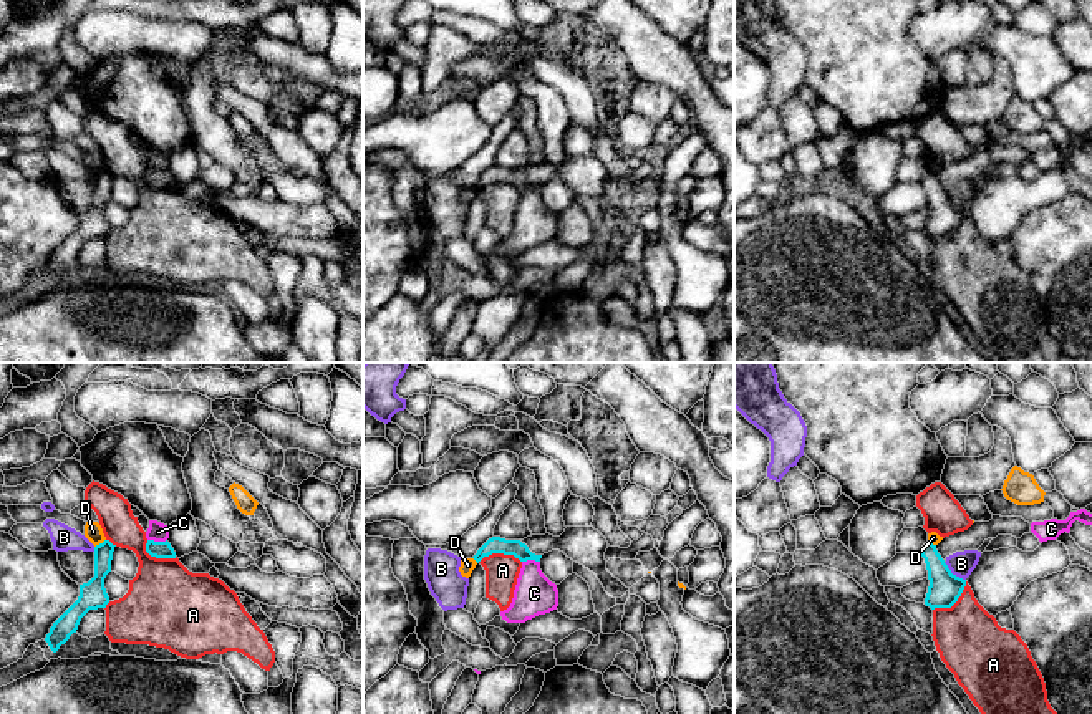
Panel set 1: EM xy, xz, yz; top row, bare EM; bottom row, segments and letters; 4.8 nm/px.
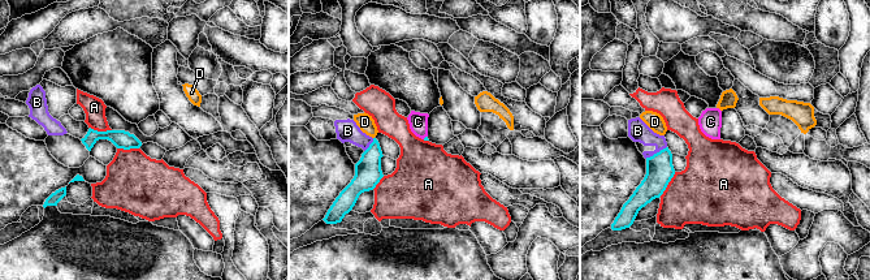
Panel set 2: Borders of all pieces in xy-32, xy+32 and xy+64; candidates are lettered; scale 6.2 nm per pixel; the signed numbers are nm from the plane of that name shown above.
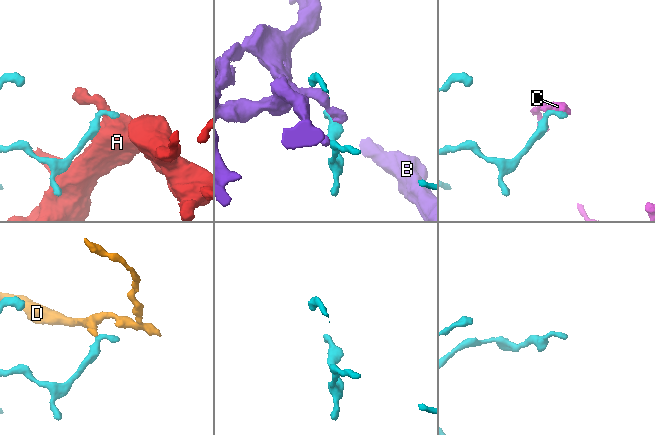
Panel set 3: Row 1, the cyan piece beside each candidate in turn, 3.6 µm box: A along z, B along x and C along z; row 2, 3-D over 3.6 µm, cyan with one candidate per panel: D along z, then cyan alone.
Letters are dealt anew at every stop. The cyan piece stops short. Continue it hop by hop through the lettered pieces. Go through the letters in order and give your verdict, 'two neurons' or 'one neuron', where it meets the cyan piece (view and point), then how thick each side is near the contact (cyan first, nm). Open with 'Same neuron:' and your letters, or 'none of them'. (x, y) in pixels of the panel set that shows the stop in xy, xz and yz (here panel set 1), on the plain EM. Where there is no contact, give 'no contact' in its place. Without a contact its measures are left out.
Same neuron: none of them
A: two neurons; contact xz (499, 181); calibres 80 and 160 nm
B: two neurons; contact yz (951, 202); calibres 160 and 120 nm
C: two neurons; contact xy (158, 171); calibres 80 and 90 nm
D: two neurons; contact xy (100, 173); calibres 130 and 90 nm

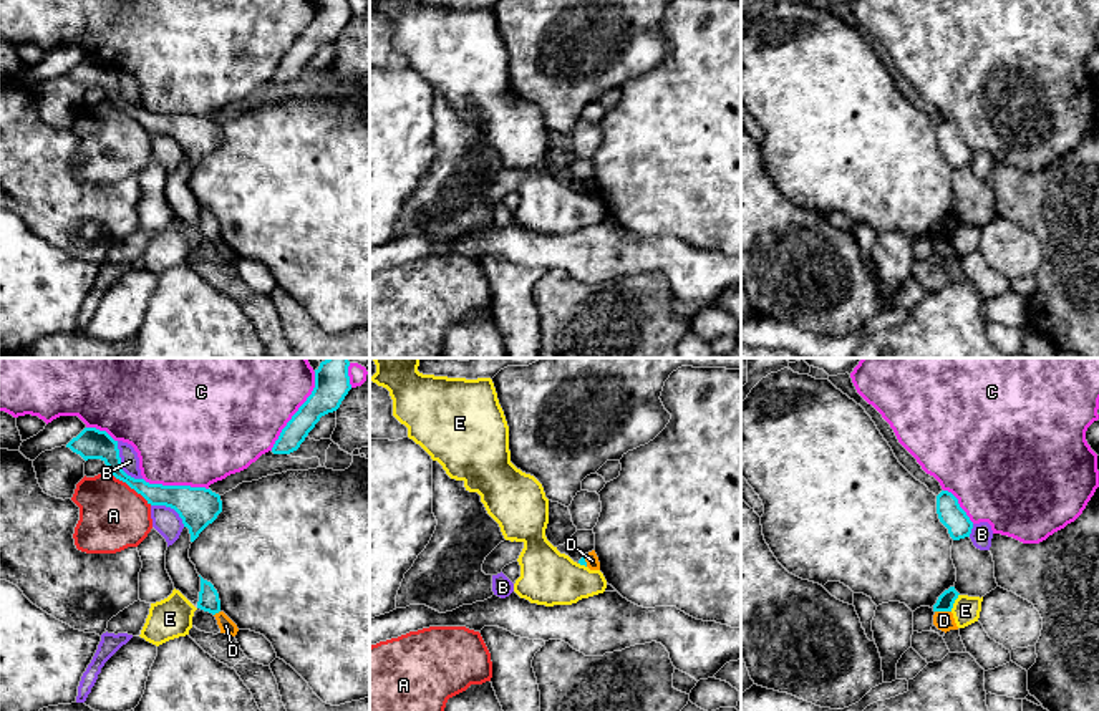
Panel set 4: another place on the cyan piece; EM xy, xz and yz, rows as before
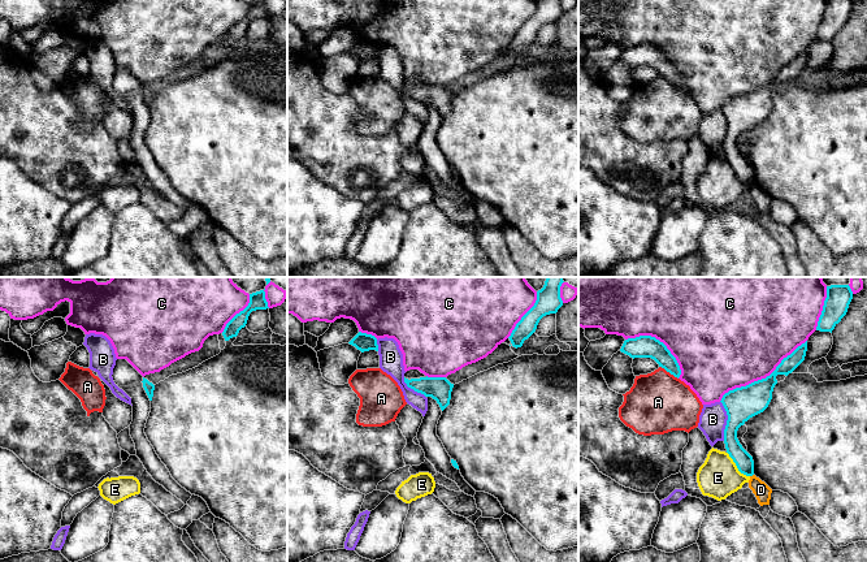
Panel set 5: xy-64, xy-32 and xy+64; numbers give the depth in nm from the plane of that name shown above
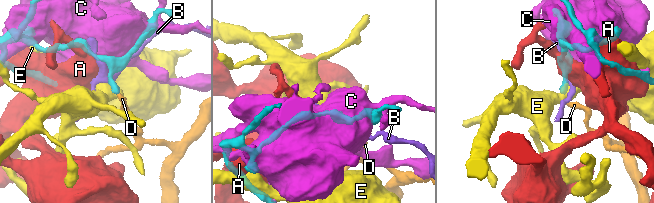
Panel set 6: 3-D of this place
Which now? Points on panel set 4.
Same neuron: none of them
A: two neurons; contact xy (130, 115); calibres 140 and 320 nm
B: two neurons; contact xy (120, 93); calibres 150 and 90 nm
C: two neurons; contact xy (297, 40); calibres 160 and 400 nm
D: two neurons; contact yz (944, 239); calibres 80 and 100 nm
E: two neurons; contact yz (953, 231); calibres 80 and 130 nm

